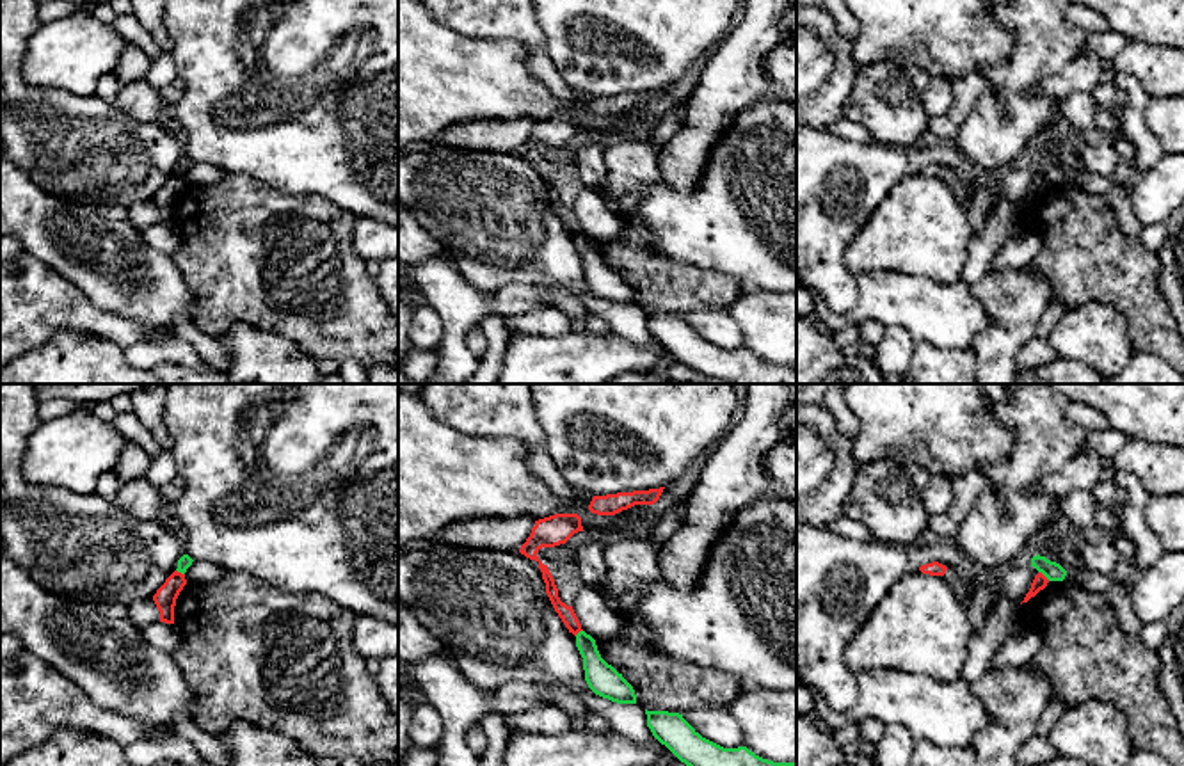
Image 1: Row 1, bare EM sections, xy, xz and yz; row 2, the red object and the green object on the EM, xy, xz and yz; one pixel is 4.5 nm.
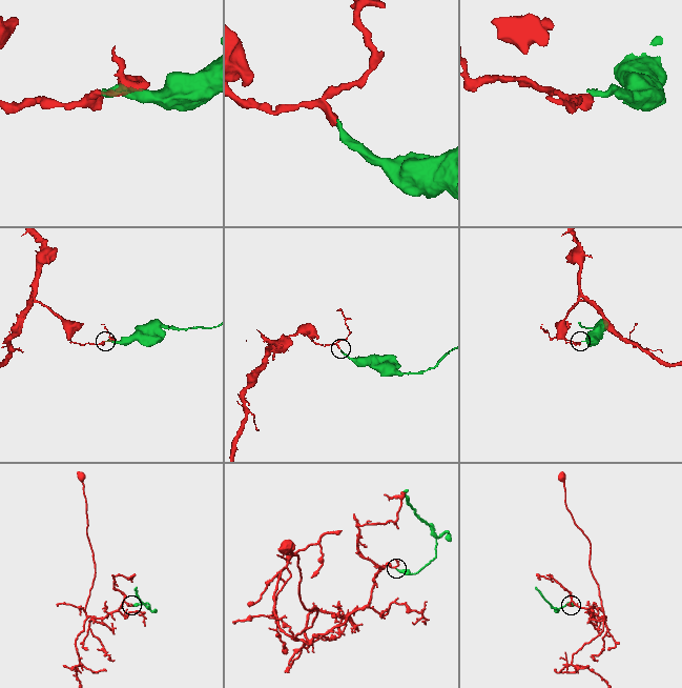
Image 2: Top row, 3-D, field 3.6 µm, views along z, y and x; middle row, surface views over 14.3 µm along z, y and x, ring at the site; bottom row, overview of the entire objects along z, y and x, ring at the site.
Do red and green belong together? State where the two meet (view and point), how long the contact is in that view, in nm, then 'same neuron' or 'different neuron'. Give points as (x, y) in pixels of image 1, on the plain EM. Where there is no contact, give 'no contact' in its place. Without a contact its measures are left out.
meets red in yz at (1042, 176); contact 70 nm long; different neuron

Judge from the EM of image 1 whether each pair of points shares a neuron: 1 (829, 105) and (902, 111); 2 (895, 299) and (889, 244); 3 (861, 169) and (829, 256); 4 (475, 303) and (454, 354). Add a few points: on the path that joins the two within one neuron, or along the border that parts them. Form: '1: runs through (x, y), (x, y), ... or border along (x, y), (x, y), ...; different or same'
1: border along (857, 71), (841, 116); different
2: border along (856, 272), (905, 272), (923, 276), (934, 283); different
3: runs through (845, 191), (829, 212), (829, 235); same
4: runs through (463, 315), (457, 320), (454, 342); same

